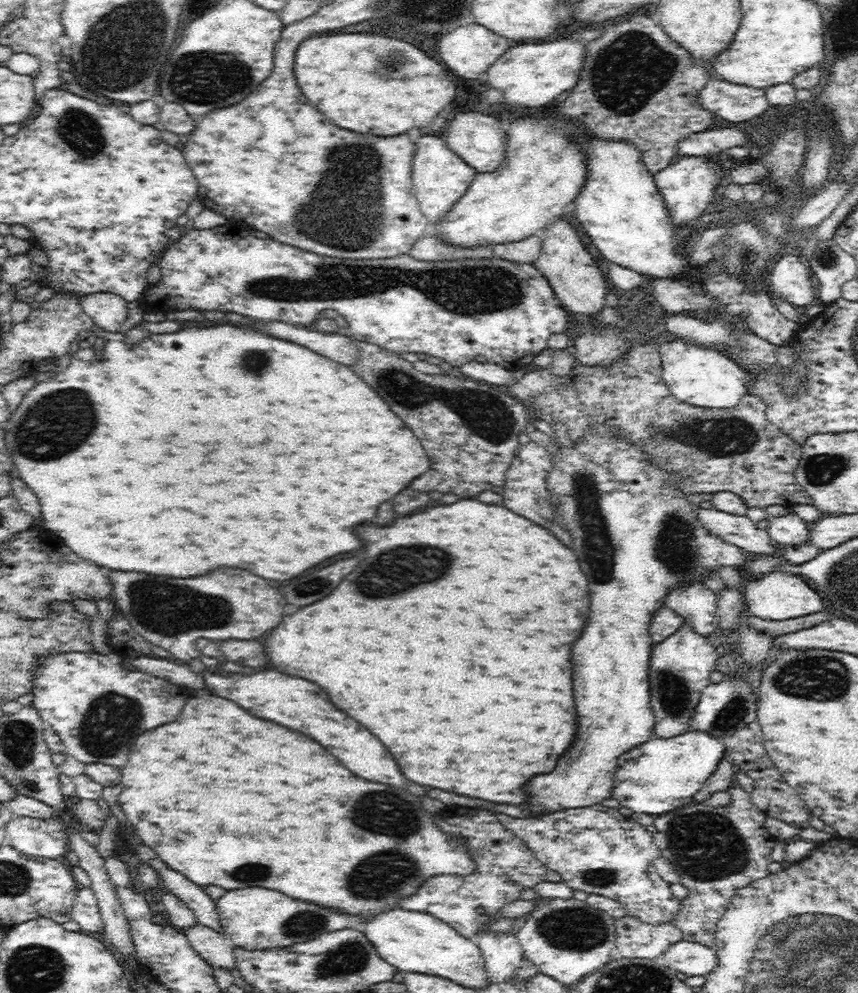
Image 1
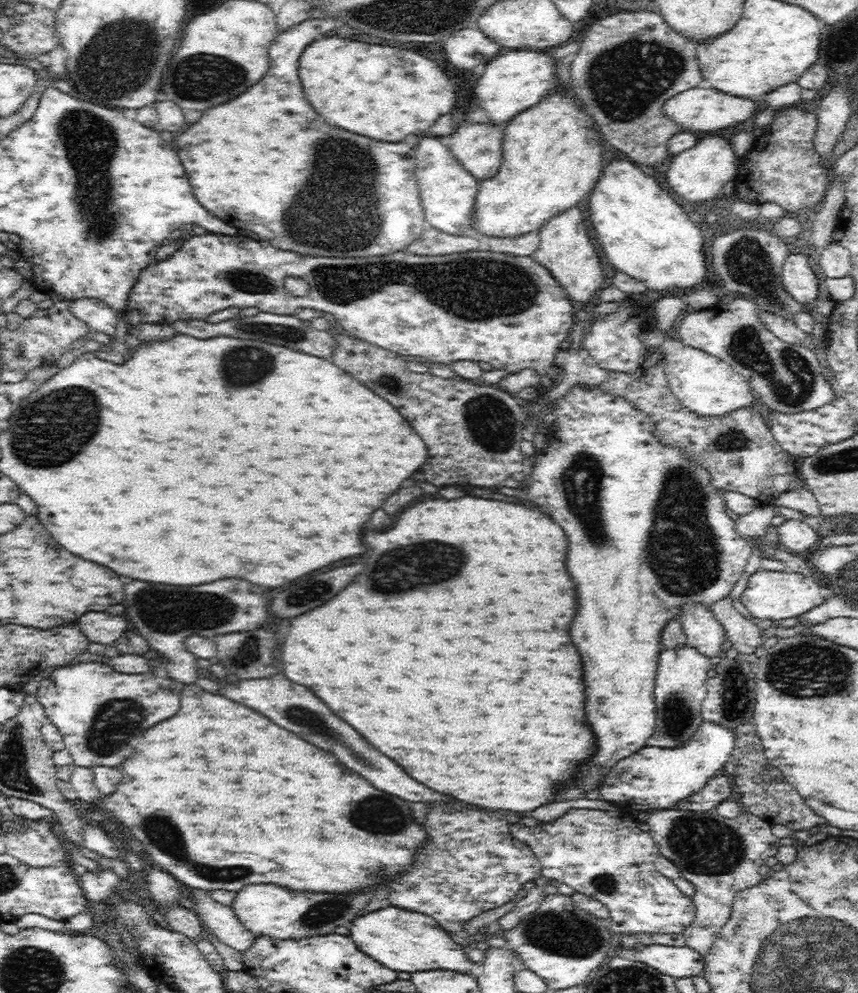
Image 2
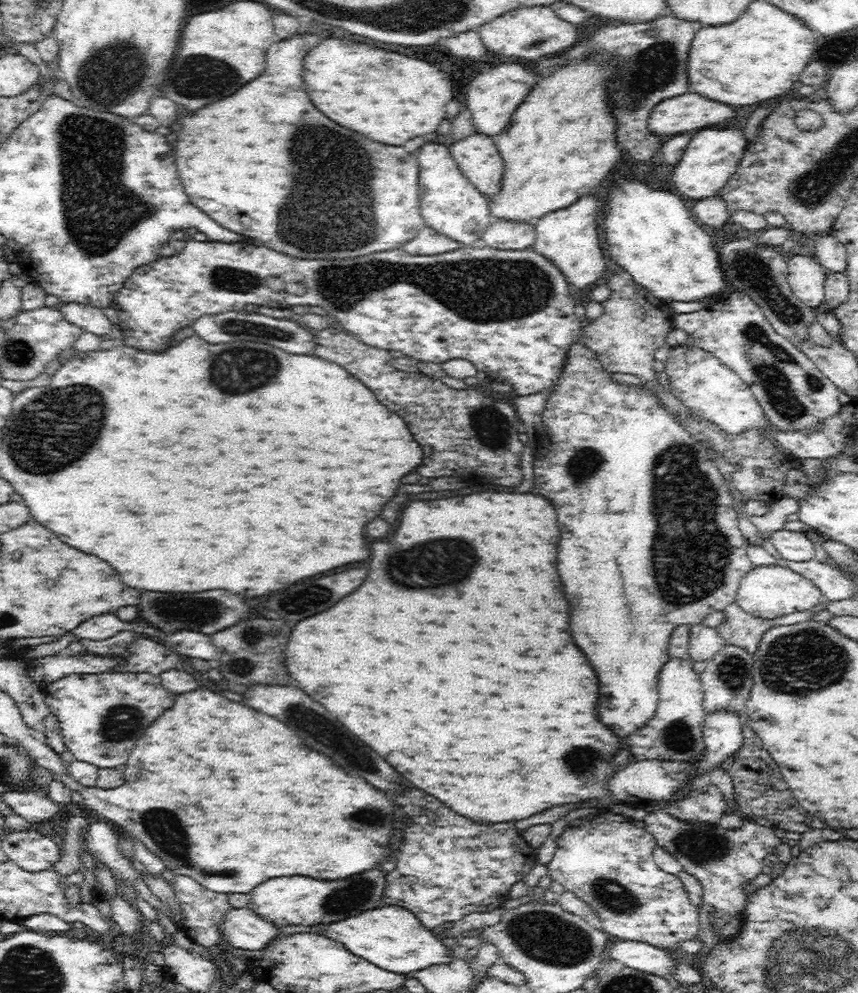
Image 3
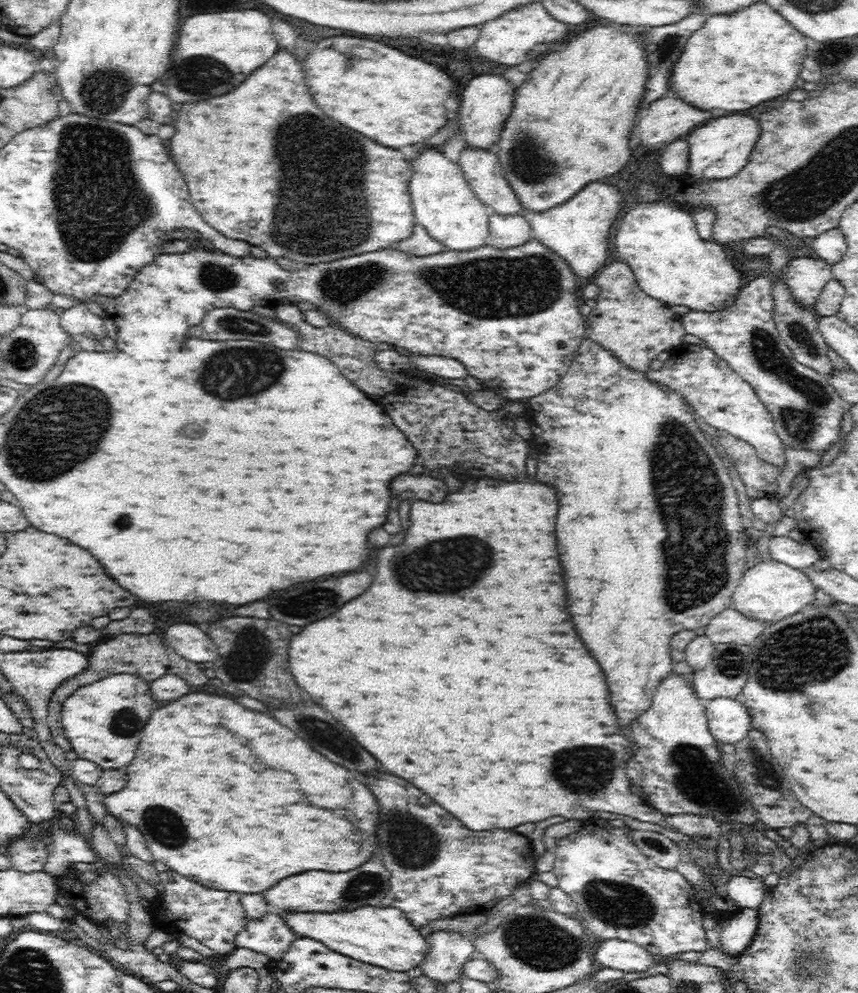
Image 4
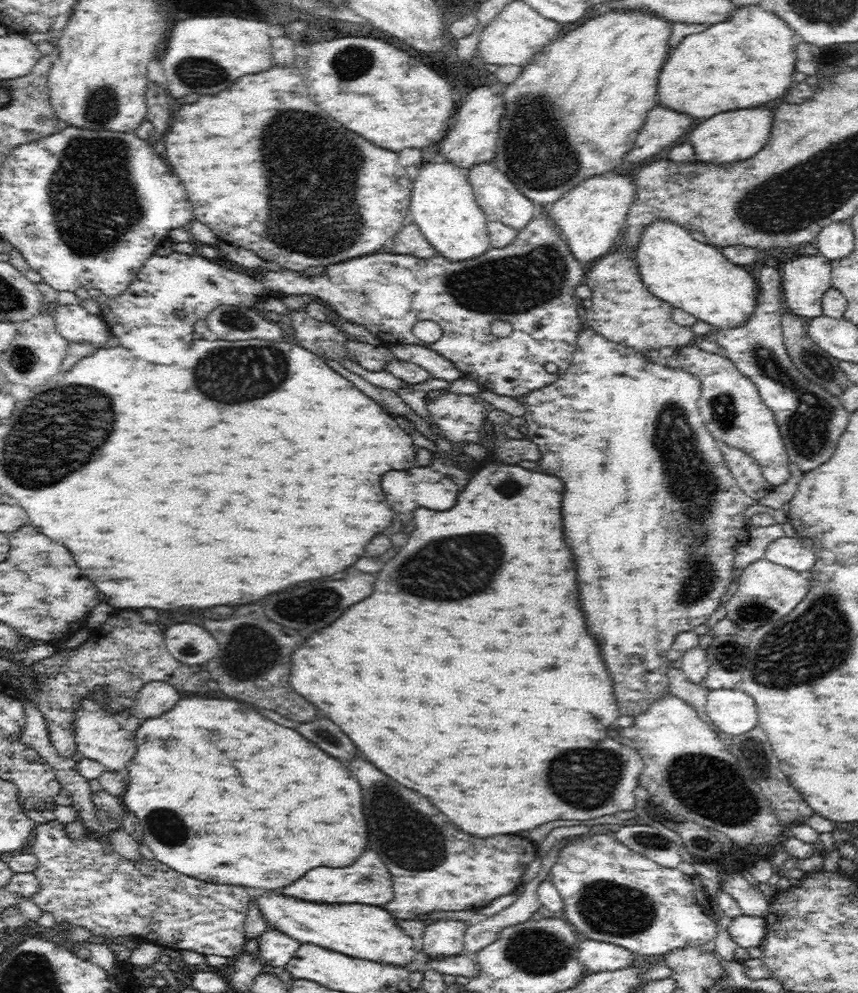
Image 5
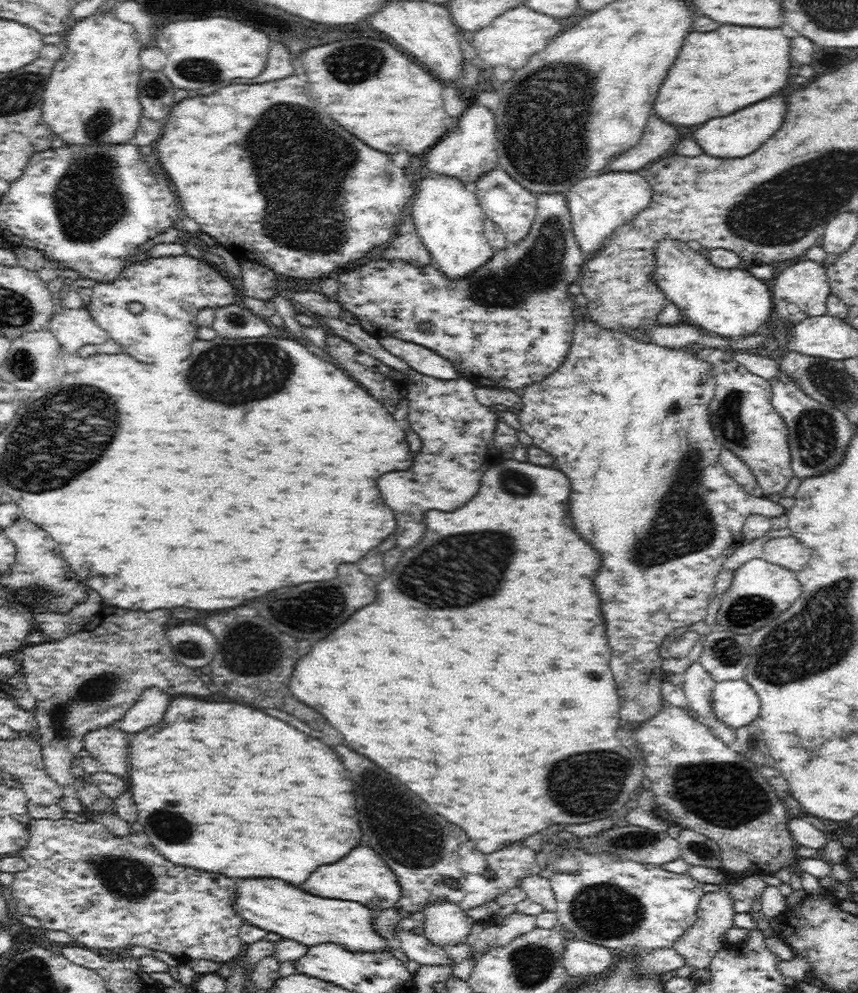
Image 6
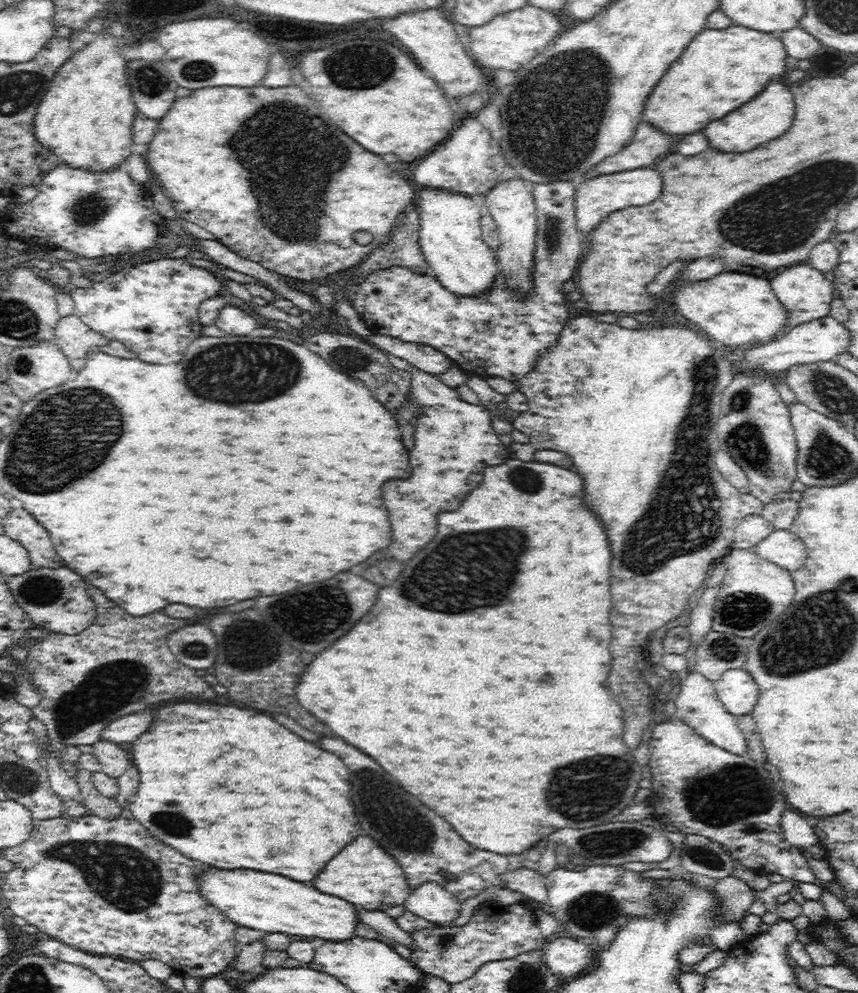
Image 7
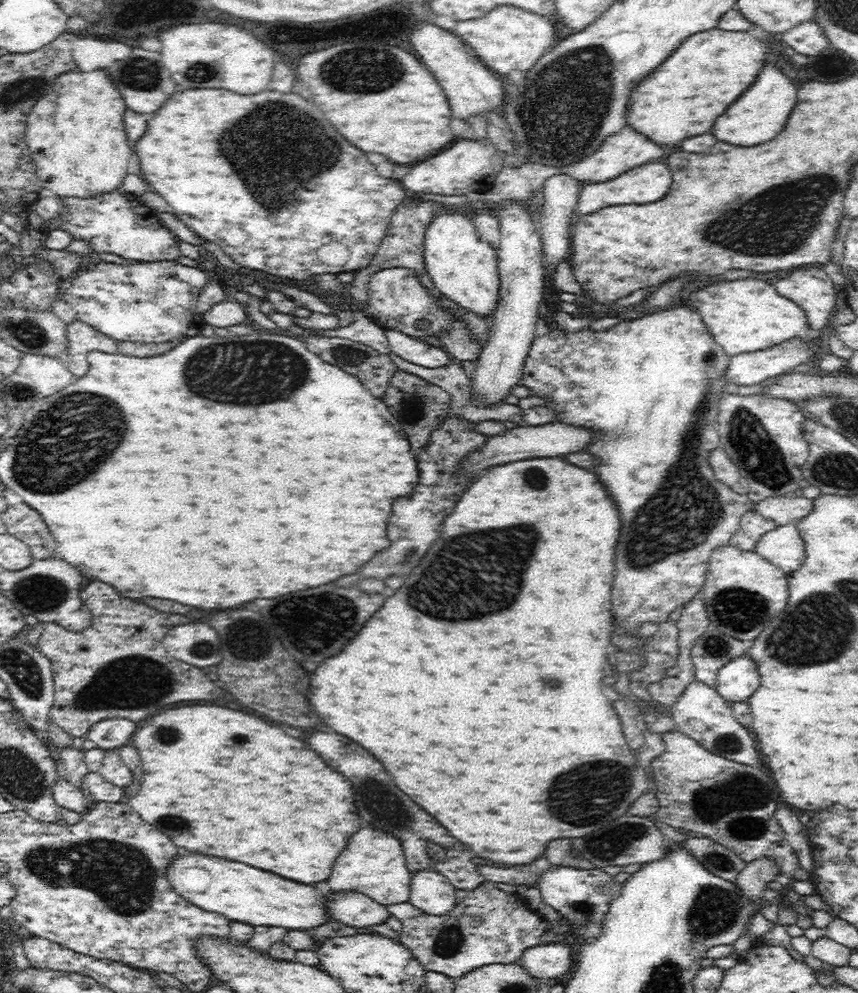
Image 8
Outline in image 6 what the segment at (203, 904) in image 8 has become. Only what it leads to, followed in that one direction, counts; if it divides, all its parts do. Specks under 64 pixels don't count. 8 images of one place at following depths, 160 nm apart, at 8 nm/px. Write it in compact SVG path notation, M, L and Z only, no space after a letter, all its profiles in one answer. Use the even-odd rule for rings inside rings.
M270 878L242 880L238 884L234 909L238 909L238 915L244 919L245 923L269 932L276 932L286 939L297 940L307 948L322 942L336 942L352 952L358 952L358 950L391 952L396 946L395 942L389 942L380 937L380 934L374 930L372 916L376 916L377 912L372 914L366 906L352 900L332 900L332 898L326 900L326 898L308 894L302 888L296 888L284 880L270 880Z

